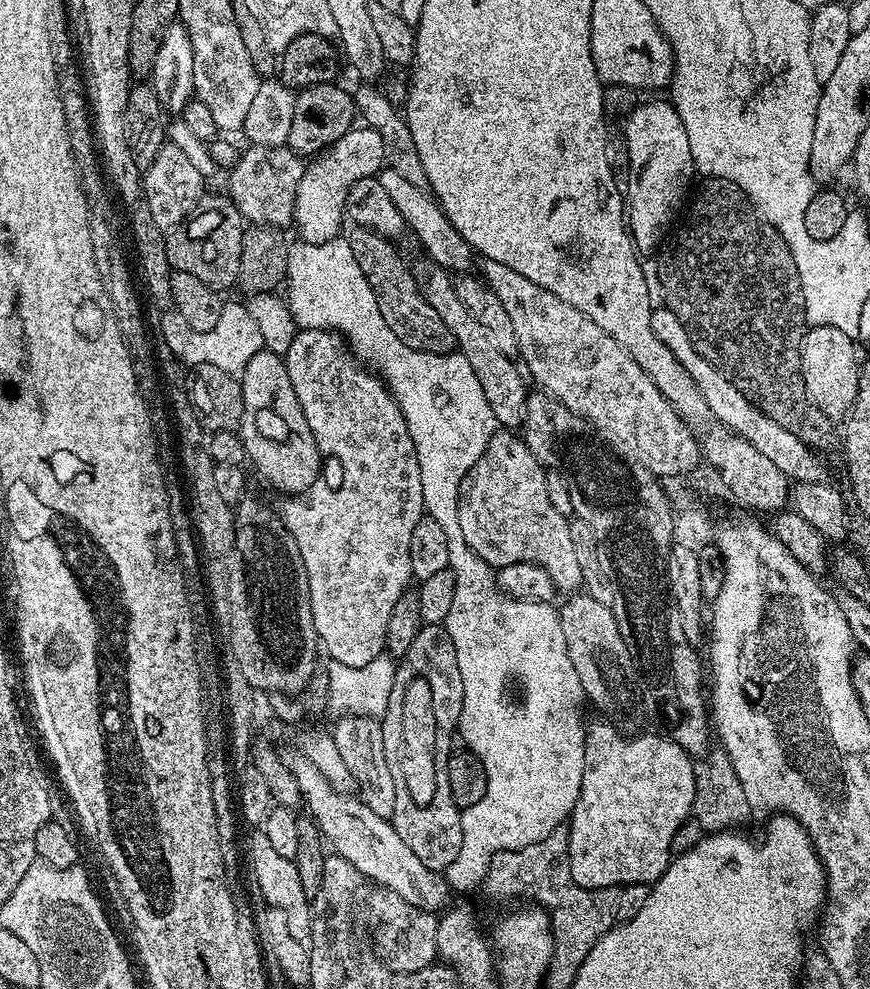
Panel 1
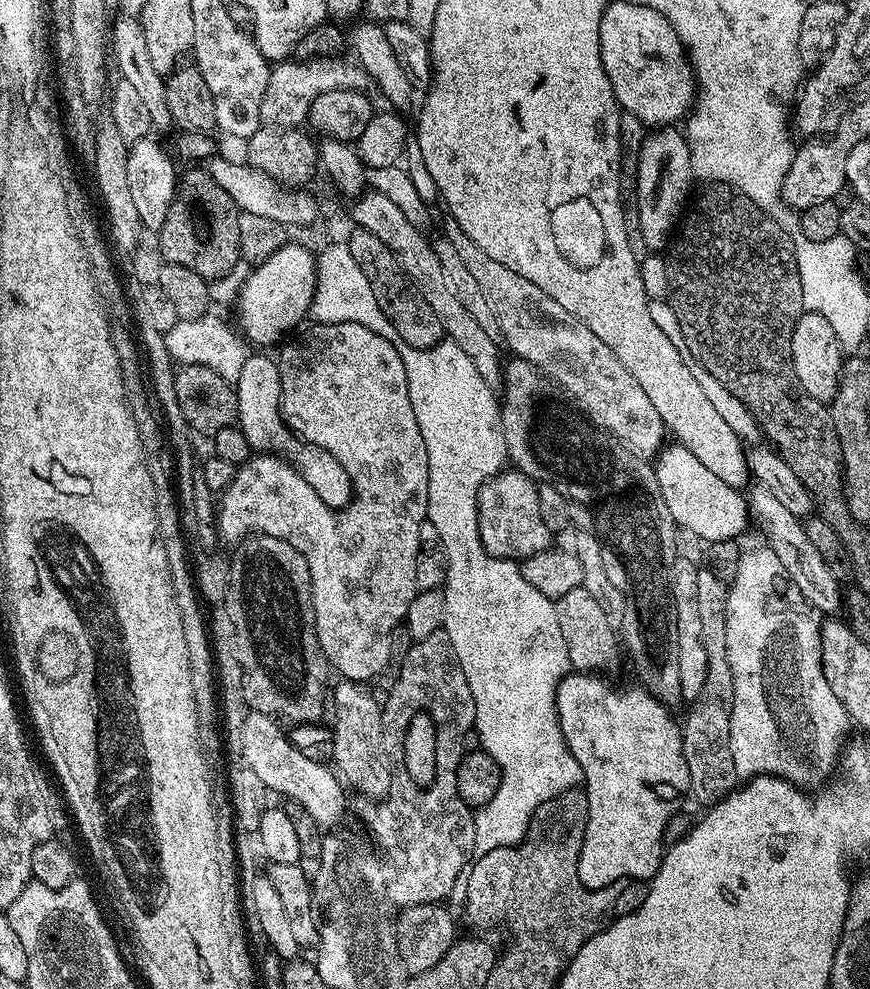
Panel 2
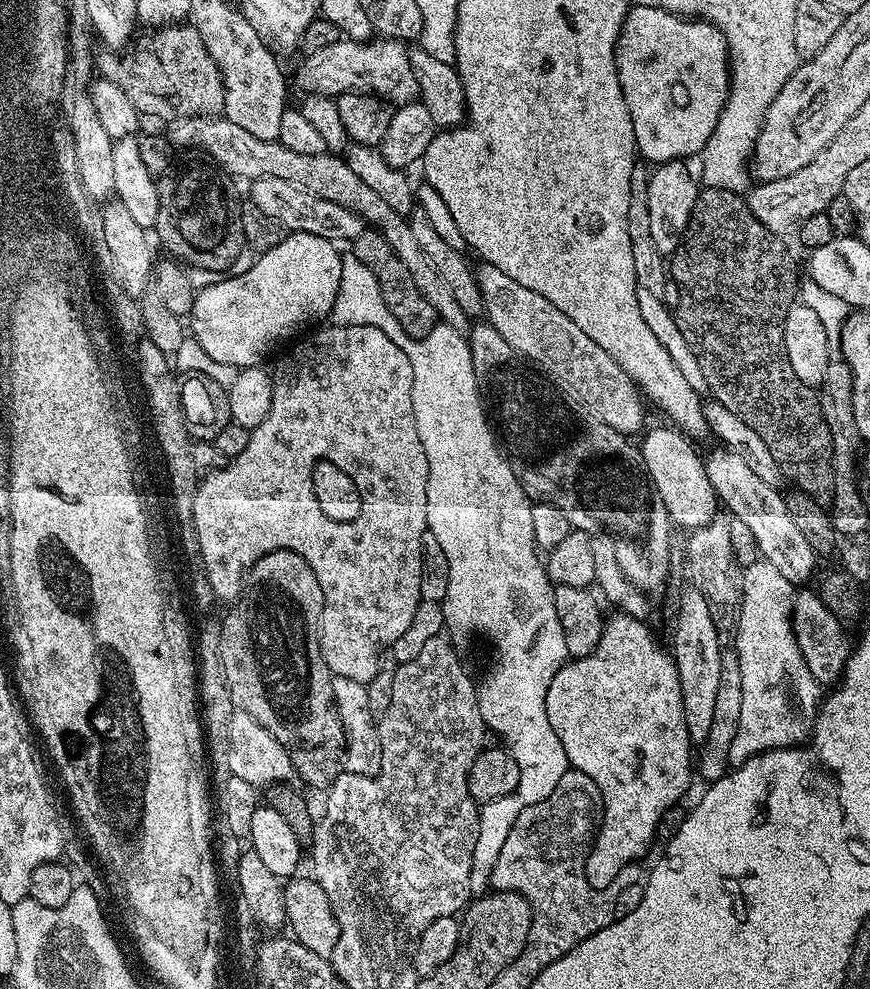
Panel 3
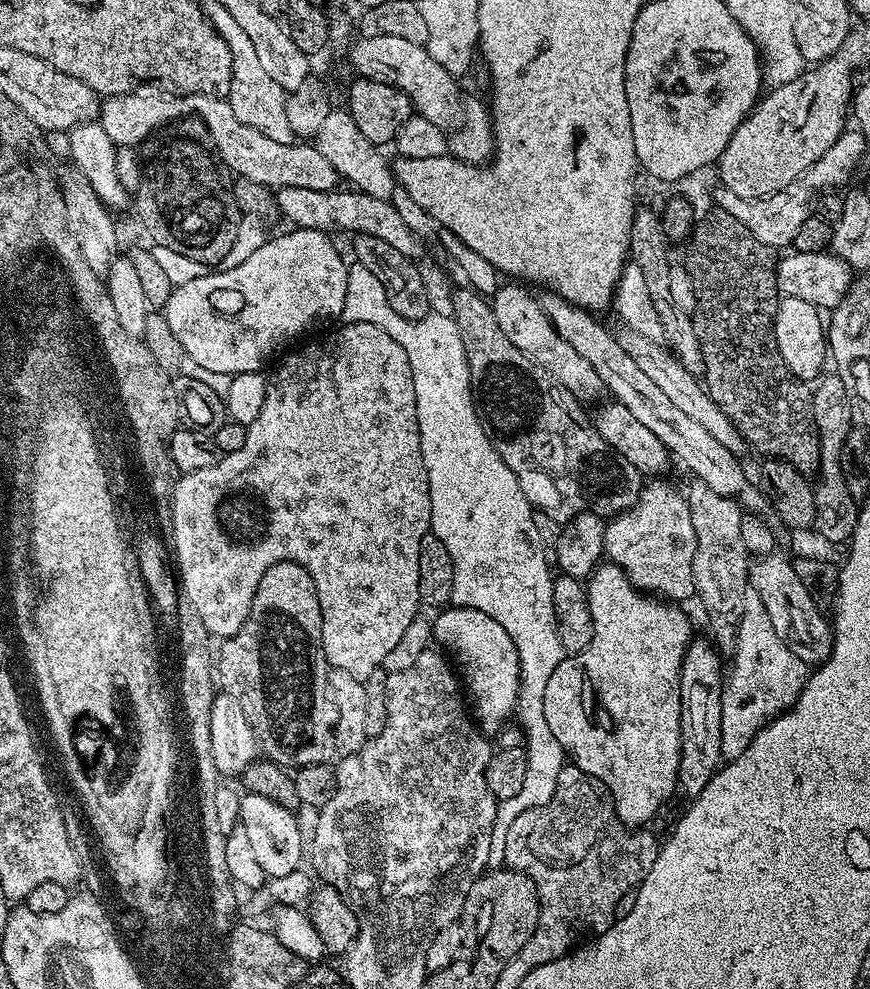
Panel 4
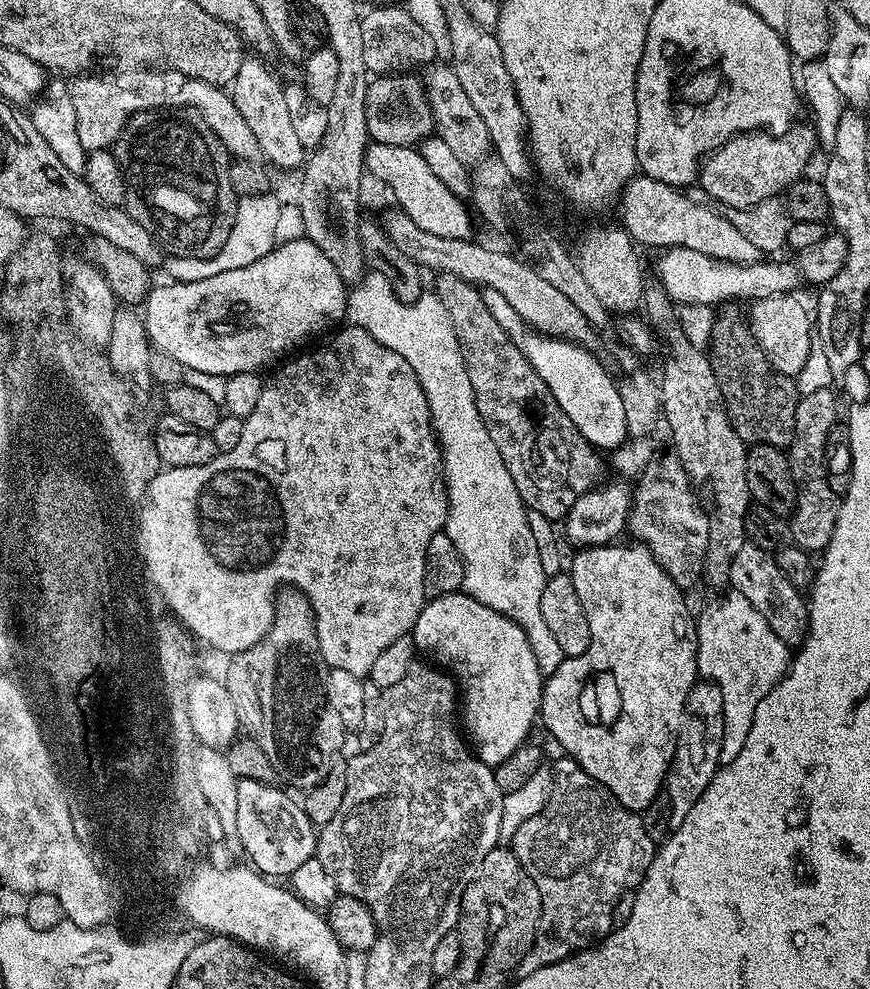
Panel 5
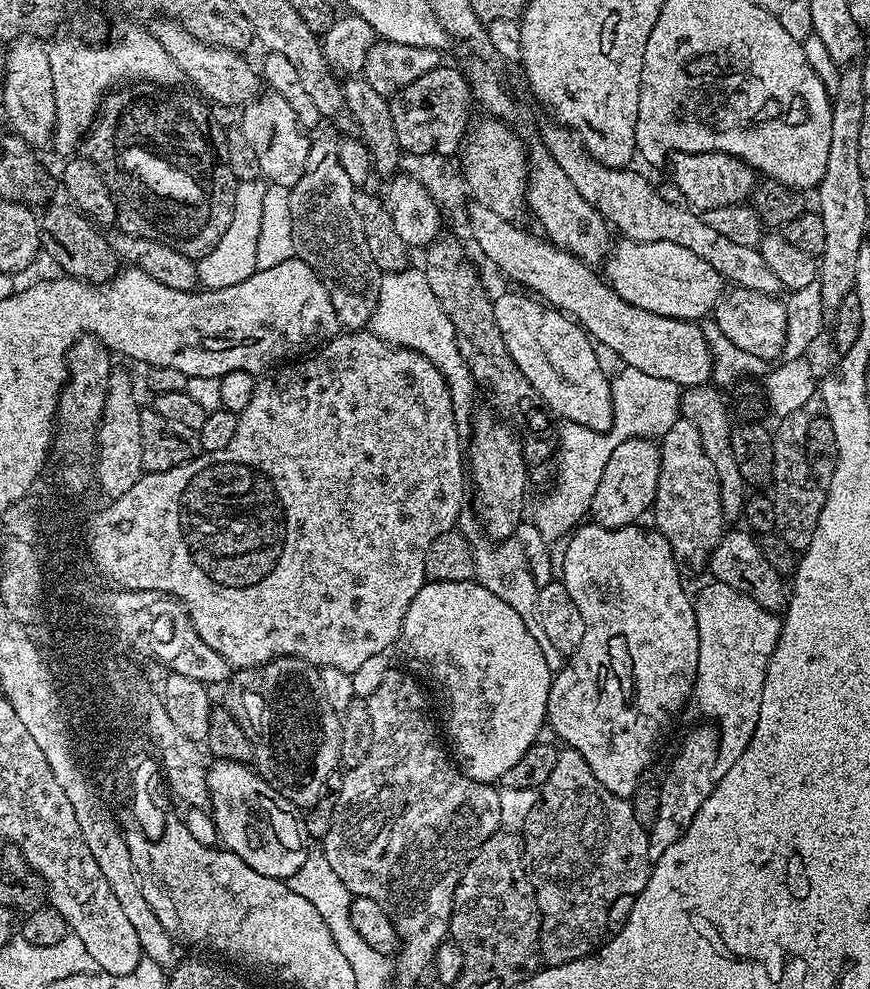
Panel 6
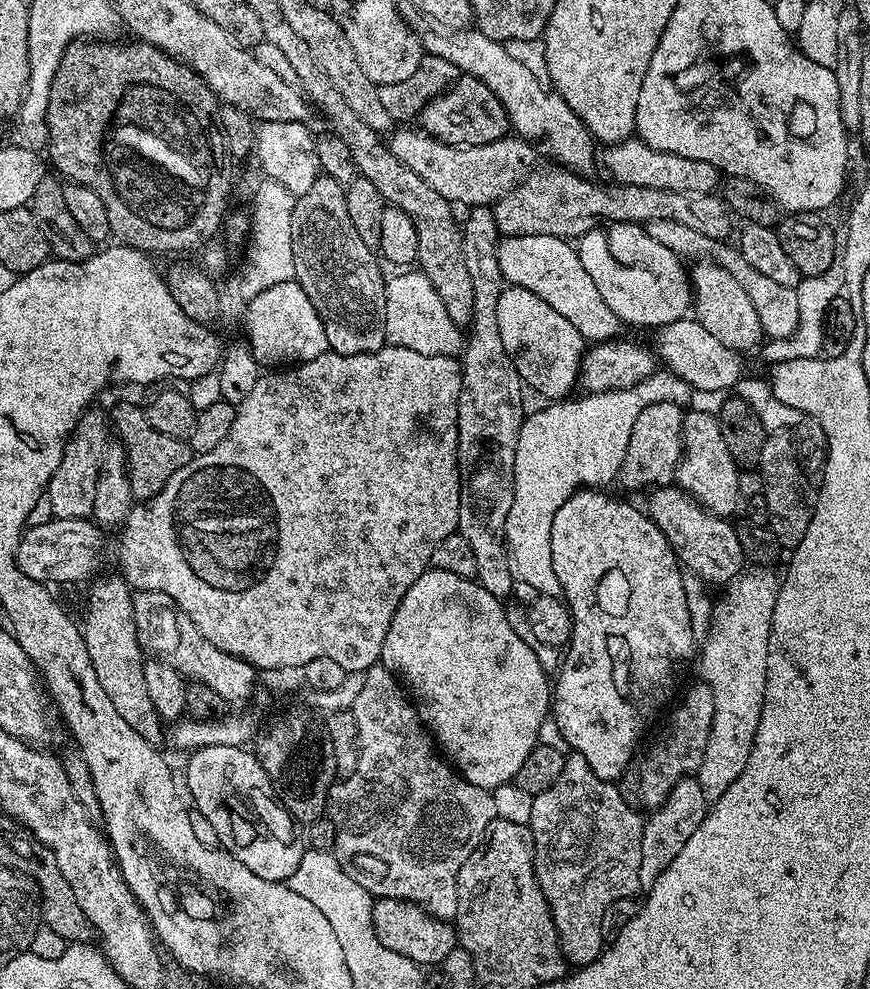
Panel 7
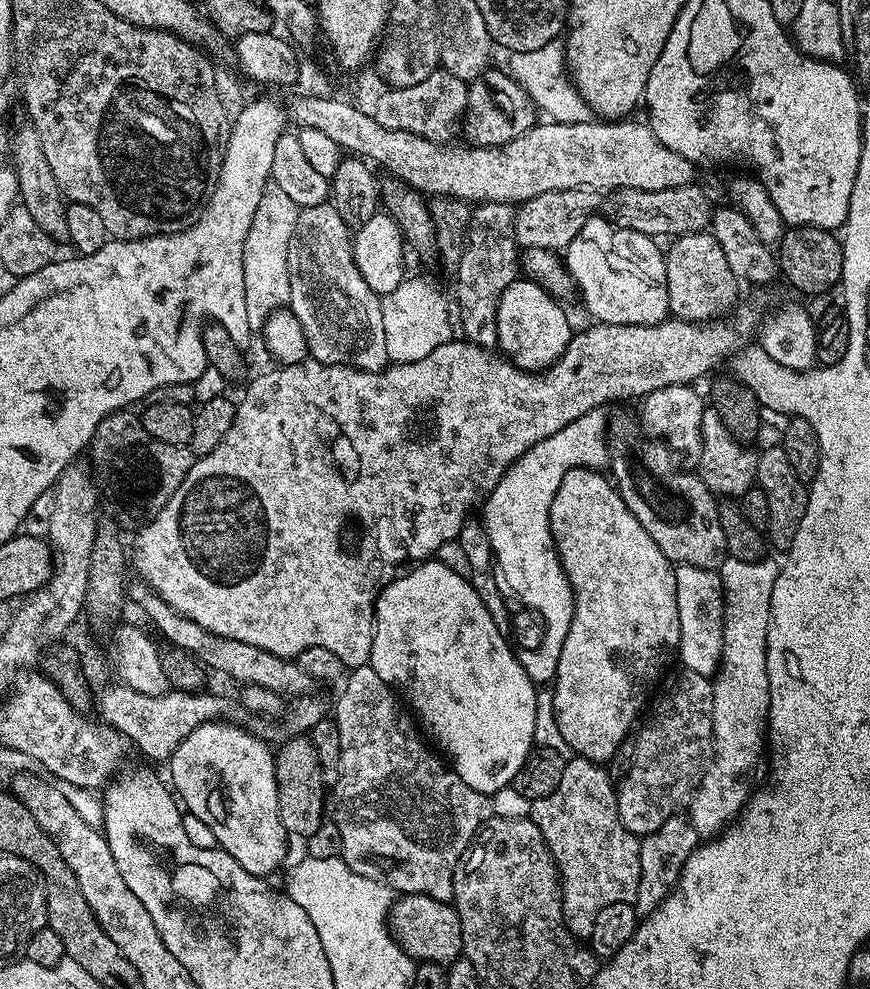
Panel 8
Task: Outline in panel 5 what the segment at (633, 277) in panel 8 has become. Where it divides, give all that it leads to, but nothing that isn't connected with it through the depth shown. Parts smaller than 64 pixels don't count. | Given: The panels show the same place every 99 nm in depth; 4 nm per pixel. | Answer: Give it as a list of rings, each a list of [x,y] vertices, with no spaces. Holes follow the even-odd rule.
[[[669,248],[663,253],[664,256],[656,264],[656,276],[661,288],[677,305],[692,304],[715,304],[723,305],[723,300],[748,300],[755,302],[764,296],[778,296],[781,294],[792,294],[797,291],[798,268],[792,264],[732,264],[729,260],[715,260],[706,254],[698,254],[698,250],[686,250],[685,248]]]

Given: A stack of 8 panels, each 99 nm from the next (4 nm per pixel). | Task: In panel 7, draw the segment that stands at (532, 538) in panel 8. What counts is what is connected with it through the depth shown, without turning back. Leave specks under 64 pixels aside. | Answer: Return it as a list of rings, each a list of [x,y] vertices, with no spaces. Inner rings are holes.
[[[657,370],[629,388],[612,388],[608,392],[584,394],[581,400],[565,398],[559,402],[548,402],[545,408],[538,409],[533,416],[532,413],[525,415],[514,454],[514,494],[510,502],[510,514],[506,518],[506,528],[548,528],[548,520],[554,520],[554,514],[558,514],[562,502],[569,500],[574,493],[600,490],[608,486],[604,484],[615,481],[620,475],[626,446],[630,442],[634,422],[638,422],[638,414],[642,414],[646,406],[654,406],[658,402],[687,405],[692,391],[691,386],[682,378],[667,370]]]

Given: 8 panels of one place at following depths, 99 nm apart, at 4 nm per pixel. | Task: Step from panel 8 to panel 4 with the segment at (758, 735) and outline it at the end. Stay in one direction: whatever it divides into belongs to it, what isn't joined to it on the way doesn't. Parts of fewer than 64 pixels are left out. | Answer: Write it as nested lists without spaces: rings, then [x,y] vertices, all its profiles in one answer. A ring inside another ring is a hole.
[[[754,591],[744,593],[744,613],[736,629],[736,647],[731,653],[732,672],[727,673],[722,694],[722,750],[725,761],[738,758],[768,721],[788,711],[808,681],[810,668],[799,661],[779,640],[766,610]]]

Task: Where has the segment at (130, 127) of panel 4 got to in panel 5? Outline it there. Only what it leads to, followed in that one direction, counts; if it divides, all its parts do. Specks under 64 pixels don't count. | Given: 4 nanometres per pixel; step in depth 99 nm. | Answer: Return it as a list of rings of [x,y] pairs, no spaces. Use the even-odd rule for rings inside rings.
[[[124,70],[119,74],[121,76],[113,80],[108,76],[93,74],[80,74],[73,79],[76,81],[72,84],[70,103],[76,119],[78,142],[88,154],[100,149],[111,149],[133,112],[187,108],[206,122],[218,142],[222,142],[229,157],[251,161],[261,159],[260,147],[250,126],[246,126],[246,118],[238,114],[238,106],[234,106],[231,95],[221,85],[167,70]]]

